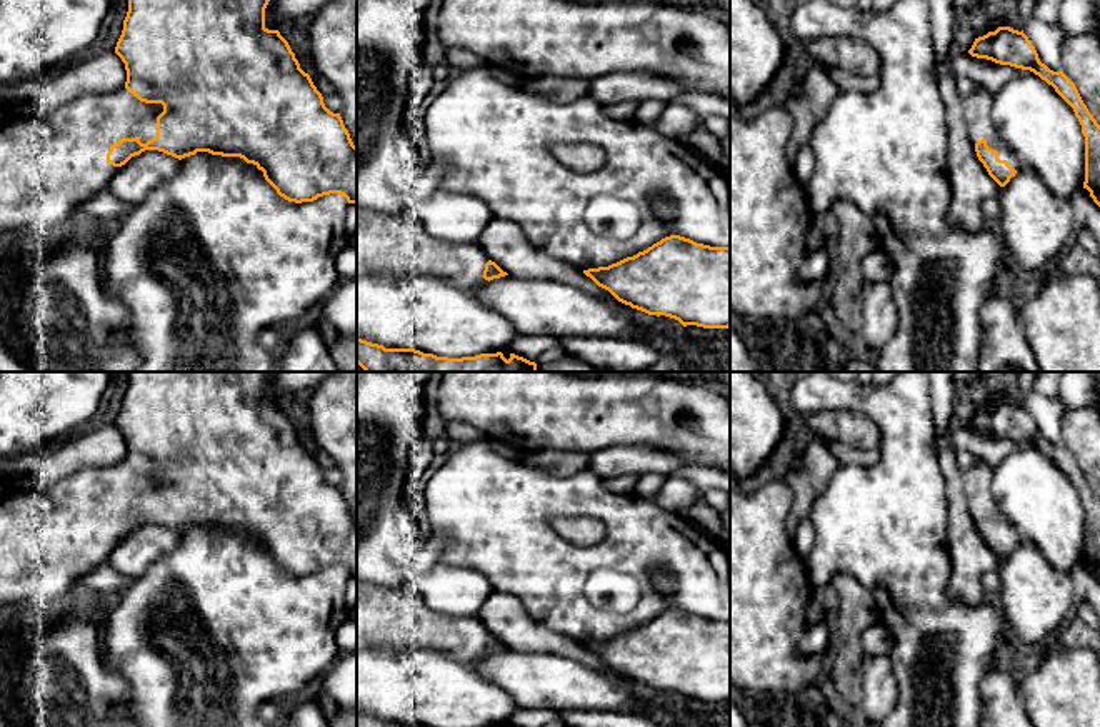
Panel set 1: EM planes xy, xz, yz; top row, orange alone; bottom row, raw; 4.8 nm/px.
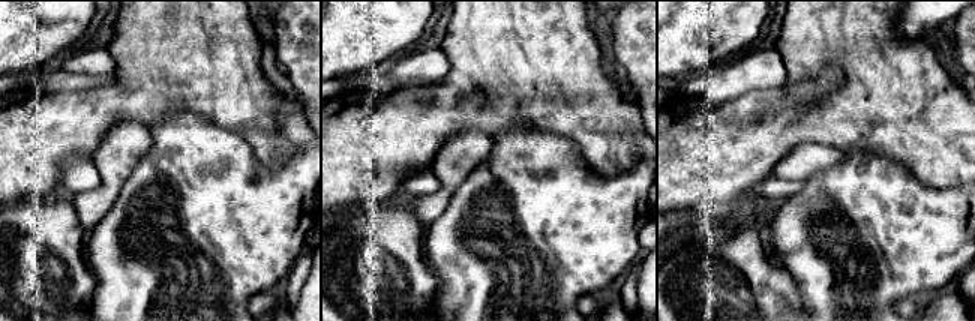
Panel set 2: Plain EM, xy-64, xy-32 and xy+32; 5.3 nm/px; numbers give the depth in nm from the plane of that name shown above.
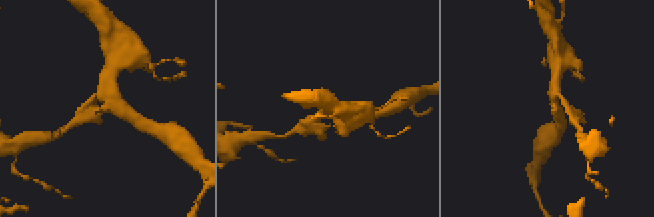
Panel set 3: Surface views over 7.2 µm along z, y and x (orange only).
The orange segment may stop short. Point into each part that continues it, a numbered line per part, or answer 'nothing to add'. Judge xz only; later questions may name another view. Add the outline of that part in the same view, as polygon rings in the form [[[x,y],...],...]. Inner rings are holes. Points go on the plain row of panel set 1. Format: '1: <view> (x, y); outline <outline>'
1: xz (399, 617); outline [[[357,580],[357,650],[378,645],[397,649],[433,649],[465,662],[483,659],[483,644],[488,635],[478,615],[453,617],[433,610],[413,587],[390,589]]]

